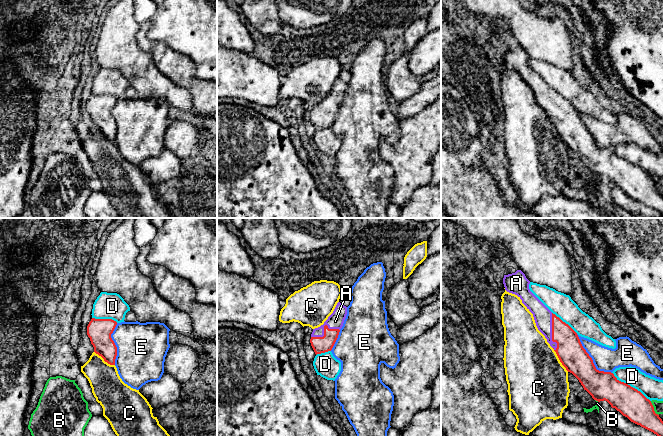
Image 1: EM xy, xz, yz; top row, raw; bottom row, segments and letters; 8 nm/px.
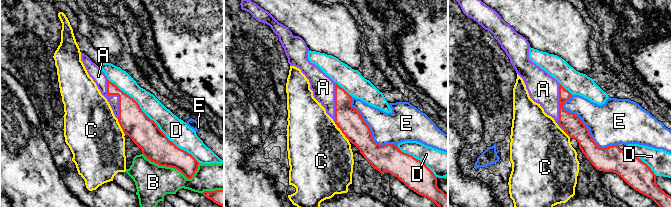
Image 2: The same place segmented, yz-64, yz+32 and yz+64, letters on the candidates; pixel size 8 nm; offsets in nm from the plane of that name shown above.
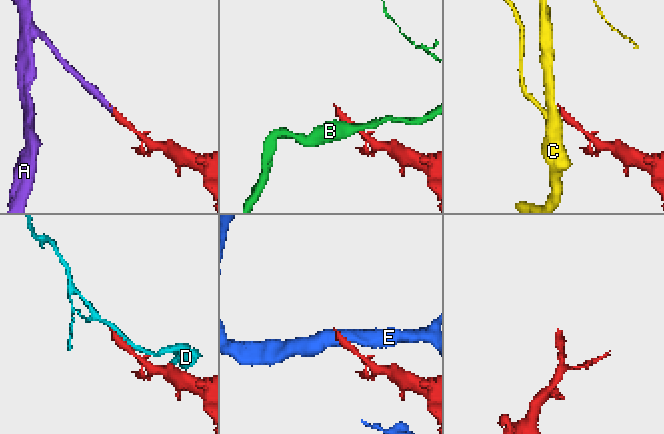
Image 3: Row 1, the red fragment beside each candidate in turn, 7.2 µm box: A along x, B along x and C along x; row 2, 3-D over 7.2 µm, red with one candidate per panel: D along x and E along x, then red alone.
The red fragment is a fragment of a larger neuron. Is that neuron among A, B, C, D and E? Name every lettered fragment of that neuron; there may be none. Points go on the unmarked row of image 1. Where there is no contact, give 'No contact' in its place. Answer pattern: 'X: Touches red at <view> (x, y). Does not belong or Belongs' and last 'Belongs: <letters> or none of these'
A: Touches red at yz (552, 108). Belongs
B: Touches red at yz (597, 176). Does not belong
C: Touches red at yz (559, 135). Does not belong
D: Touches red at yz (630, 162). Does not belong
E: Touches red at yz (591, 135). Does not belong
Belongs: A

